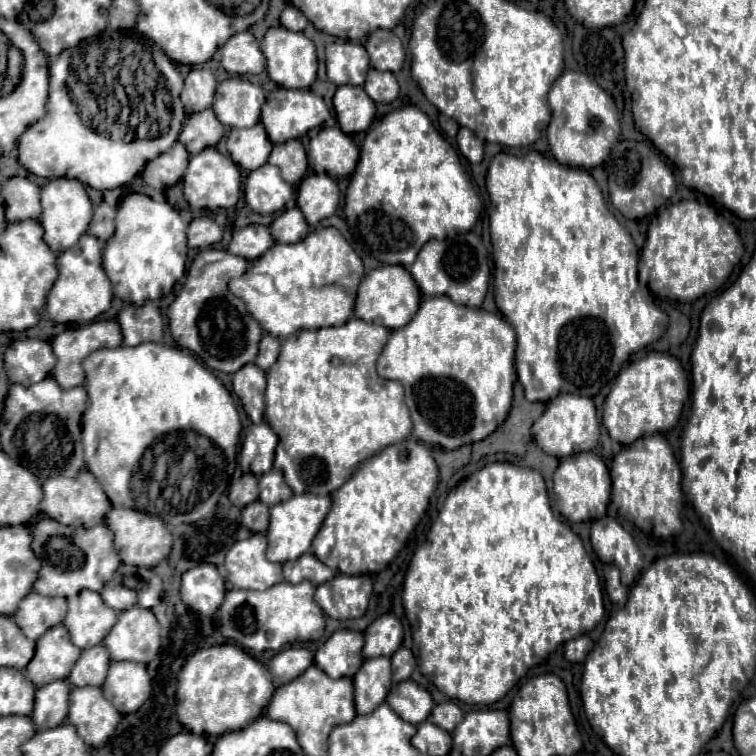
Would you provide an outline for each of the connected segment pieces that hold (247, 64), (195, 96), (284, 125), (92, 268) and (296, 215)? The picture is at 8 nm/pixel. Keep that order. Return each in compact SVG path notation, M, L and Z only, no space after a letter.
M238 32L220 48L222 68L230 74L260 74L266 68L266 58L260 42L252 32Z
M192 68L184 80L184 90L180 96L186 114L210 108L214 102L214 90L216 90L214 74L206 68Z
M278 88L266 96L266 102L262 104L262 126L266 126L266 132L270 134L272 142L286 142L292 138L304 136L308 130L322 126L324 120L330 116L330 110L326 108L324 100L310 90L288 90Z
M84 234L78 240L78 246L64 250L58 256L58 278L48 292L46 312L56 324L74 324L78 320L80 324L88 324L104 314L110 308L110 302L112 288L102 270L102 244L98 242L98 238Z
M288 208L284 210L272 224L270 232L276 242L298 242L302 234L308 234L308 224L302 218L302 212L298 208Z

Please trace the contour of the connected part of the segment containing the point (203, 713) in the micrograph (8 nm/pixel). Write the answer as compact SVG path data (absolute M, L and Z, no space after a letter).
M220 644L220 646L210 646L210 648L200 648L196 650L182 666L178 674L178 690L176 690L176 714L178 720L194 734L206 734L206 736L222 736L230 730L240 730L242 726L250 724L254 718L258 718L266 704L270 702L274 692L272 684L272 674L270 670L254 660L250 654L246 654L240 646L236 644Z

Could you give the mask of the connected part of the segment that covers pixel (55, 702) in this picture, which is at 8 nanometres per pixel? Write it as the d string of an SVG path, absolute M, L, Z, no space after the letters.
M64 680L50 682L36 690L32 720L38 730L46 730L64 722L68 714L68 692L70 686Z

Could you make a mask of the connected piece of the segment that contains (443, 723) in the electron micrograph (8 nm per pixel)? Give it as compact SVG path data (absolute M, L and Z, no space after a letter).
M442 702L442 704L434 706L434 710L432 710L428 720L432 724L444 728L446 732L452 732L458 726L458 722L462 722L462 718L464 718L464 714L454 702Z

